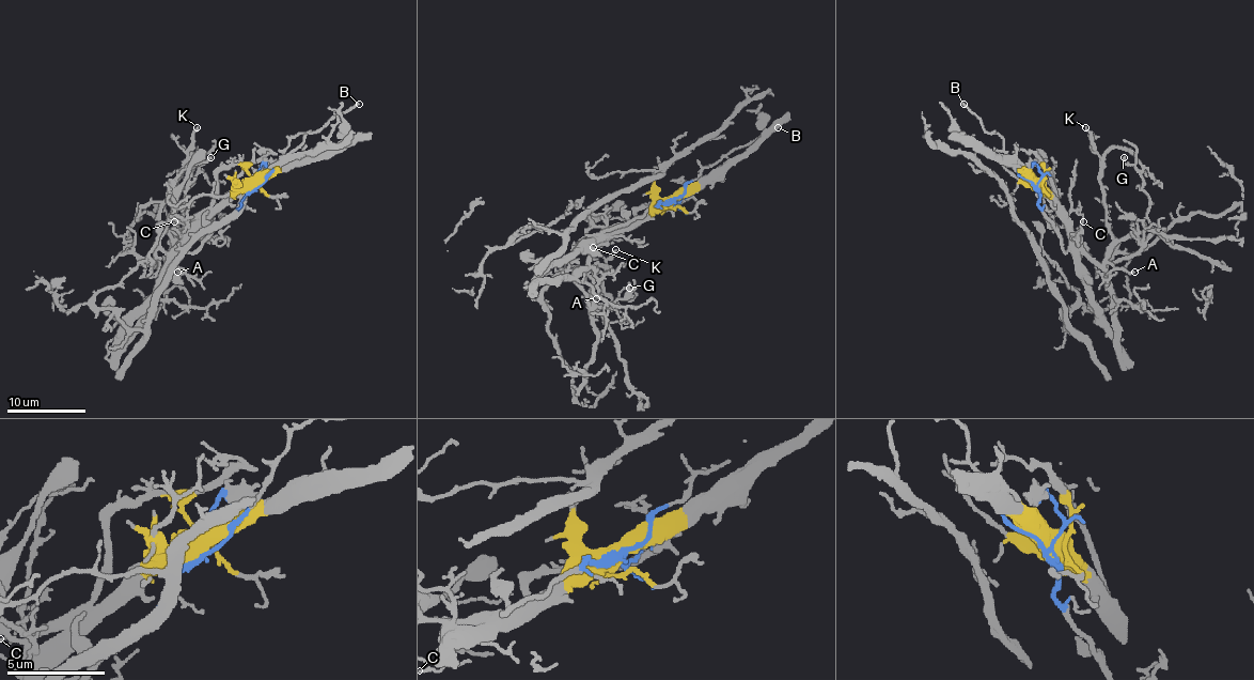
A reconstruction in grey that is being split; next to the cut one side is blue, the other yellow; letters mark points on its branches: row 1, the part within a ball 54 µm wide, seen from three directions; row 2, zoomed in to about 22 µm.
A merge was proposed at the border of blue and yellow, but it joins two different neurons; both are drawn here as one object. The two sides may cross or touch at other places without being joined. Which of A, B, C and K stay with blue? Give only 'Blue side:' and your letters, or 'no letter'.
Blue side: B

